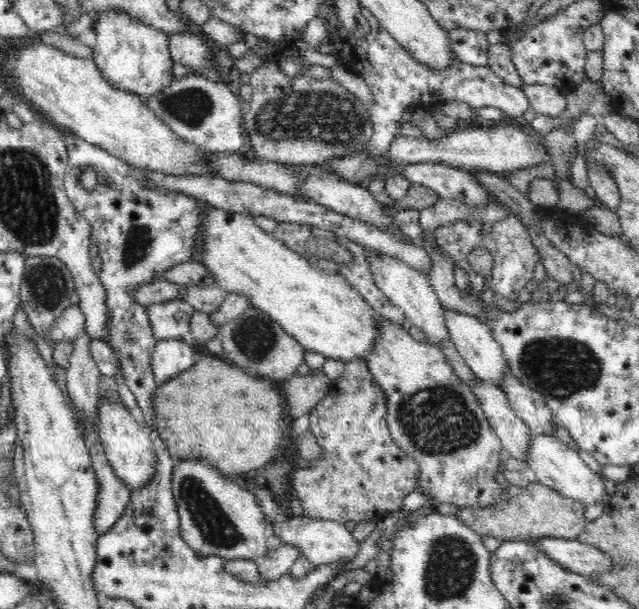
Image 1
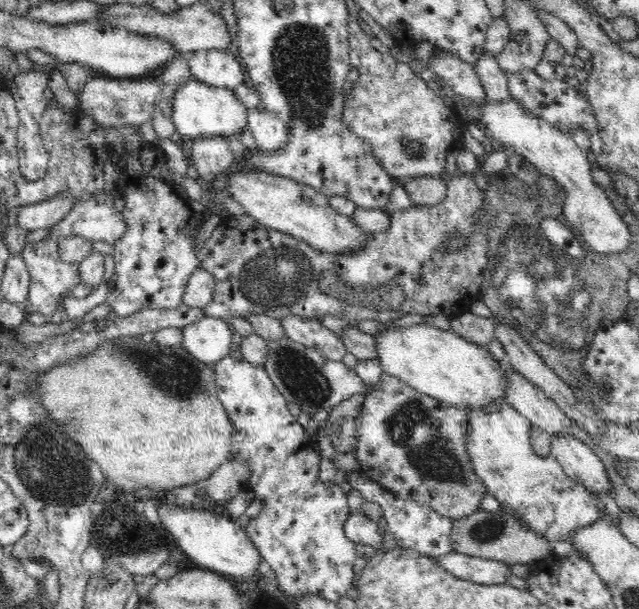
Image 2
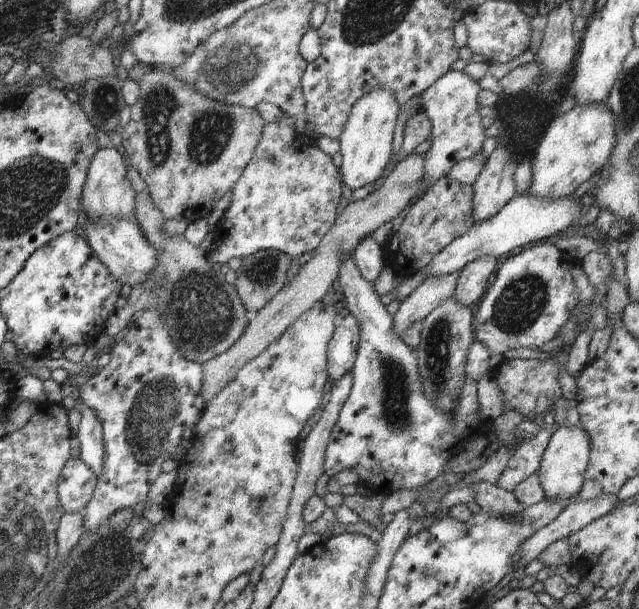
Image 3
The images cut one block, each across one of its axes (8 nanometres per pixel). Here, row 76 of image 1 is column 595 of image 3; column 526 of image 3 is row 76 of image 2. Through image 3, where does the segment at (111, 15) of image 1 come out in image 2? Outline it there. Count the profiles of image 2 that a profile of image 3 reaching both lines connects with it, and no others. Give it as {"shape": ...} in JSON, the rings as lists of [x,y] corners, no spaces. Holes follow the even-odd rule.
{"shape":[[[191,76],[183,86],[179,87],[172,100],[171,120],[176,127],[178,137],[199,139],[200,137],[224,137],[240,134],[247,129],[246,104],[242,104],[234,96],[232,89],[215,88],[200,82]]]}

